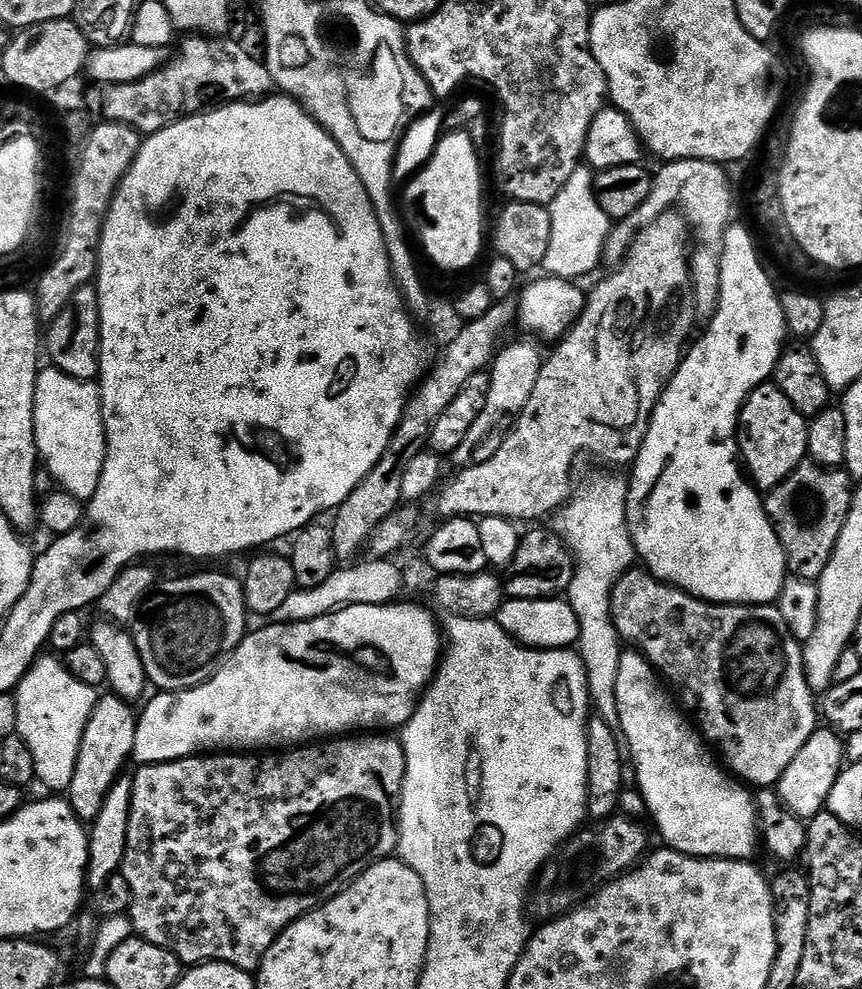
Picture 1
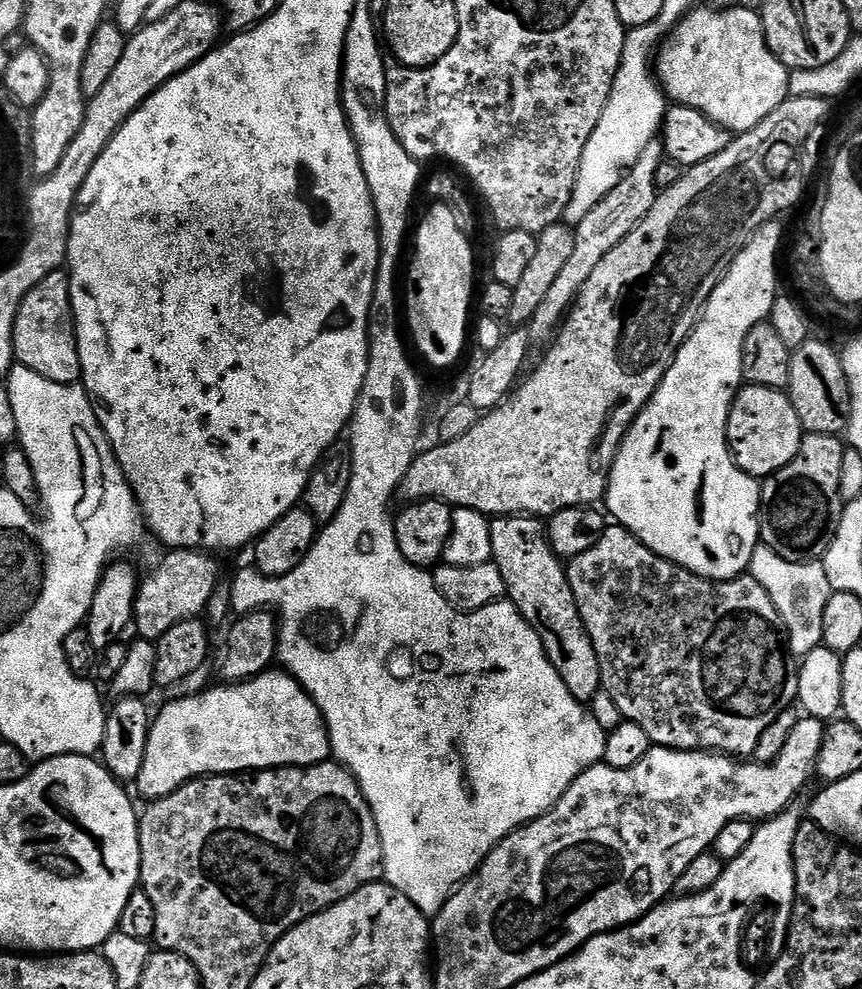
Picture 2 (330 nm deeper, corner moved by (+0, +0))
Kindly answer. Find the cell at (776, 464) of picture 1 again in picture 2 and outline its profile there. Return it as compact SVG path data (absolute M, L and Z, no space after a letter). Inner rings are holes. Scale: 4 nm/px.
M757 384L741 387L728 411L728 446L736 465L748 476L767 478L785 468L798 454L806 433L791 400L783 391Z

